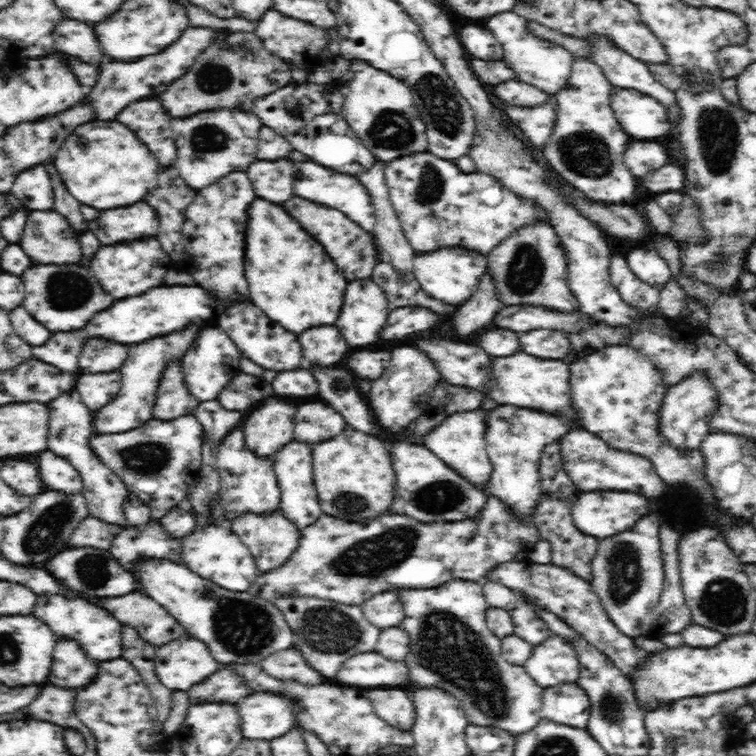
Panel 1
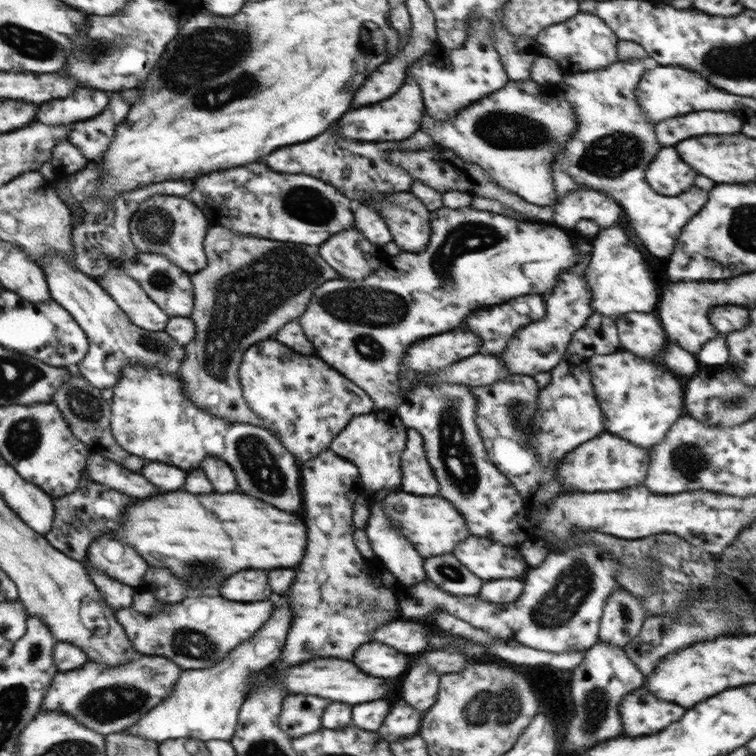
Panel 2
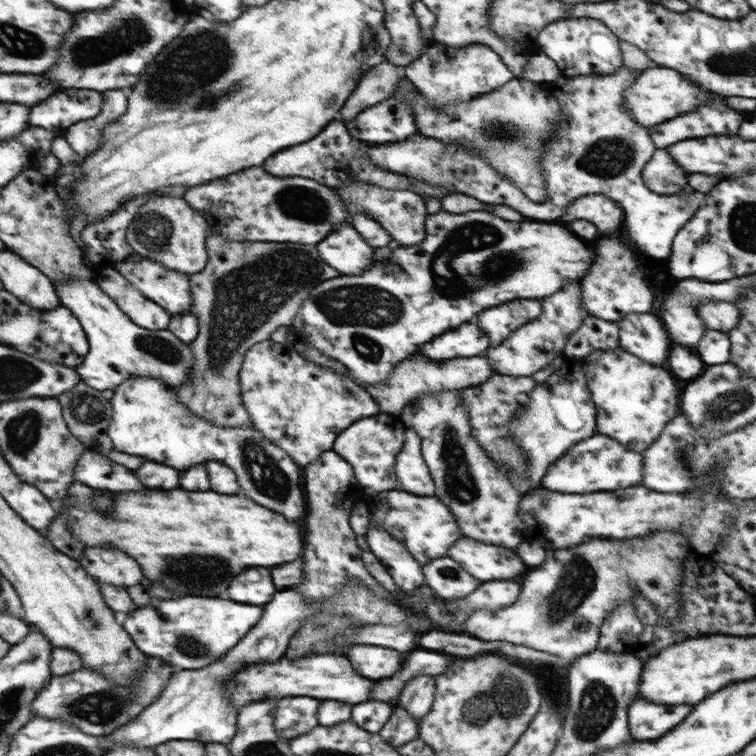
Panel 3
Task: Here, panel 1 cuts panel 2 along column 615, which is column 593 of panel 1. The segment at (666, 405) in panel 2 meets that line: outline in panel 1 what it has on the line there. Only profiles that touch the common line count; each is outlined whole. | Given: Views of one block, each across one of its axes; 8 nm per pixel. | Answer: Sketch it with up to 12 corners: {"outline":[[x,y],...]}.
{"outline":[[612,344],[568,364],[580,423],[648,458],[712,508],[704,455],[660,433],[667,389],[642,351]]}

